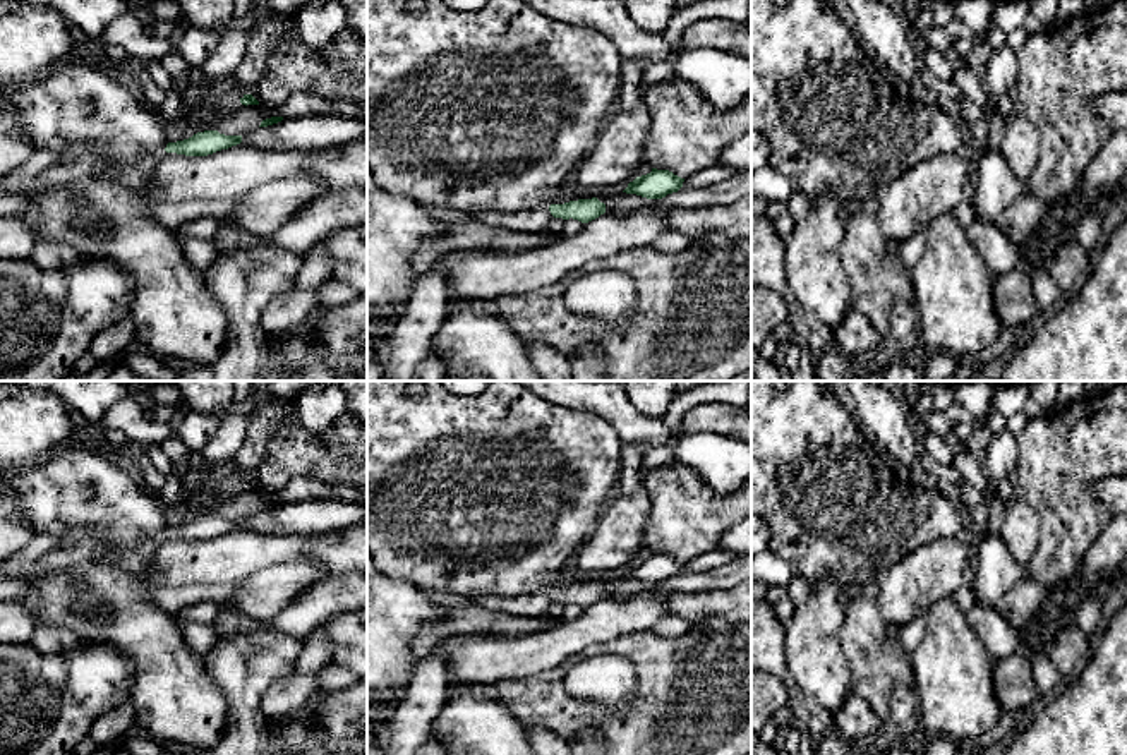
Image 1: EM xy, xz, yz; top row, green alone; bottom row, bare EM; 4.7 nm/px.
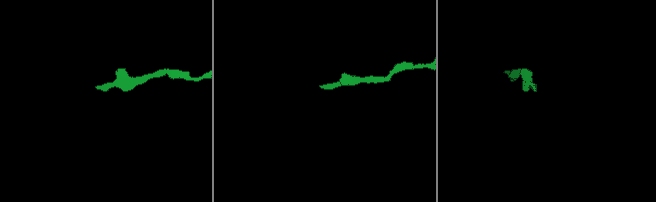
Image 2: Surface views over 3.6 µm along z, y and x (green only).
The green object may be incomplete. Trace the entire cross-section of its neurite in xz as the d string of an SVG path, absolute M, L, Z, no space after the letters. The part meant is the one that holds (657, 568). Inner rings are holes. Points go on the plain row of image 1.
M652 553L650 558L636 561L623 575L626 578L636 578L647 583L662 583L667 578L678 577L683 571L684 563L674 559L669 554Z

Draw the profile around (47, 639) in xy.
M48 623L36 625L31 638L31 645L41 654L65 652L81 642L82 640L75 631Z

